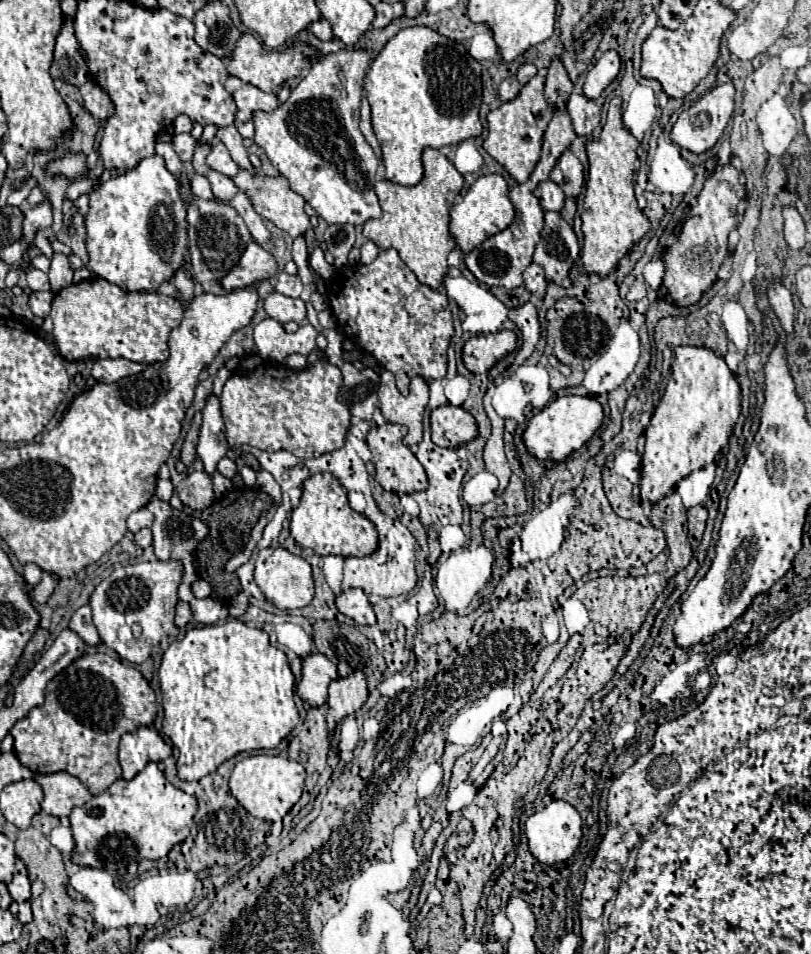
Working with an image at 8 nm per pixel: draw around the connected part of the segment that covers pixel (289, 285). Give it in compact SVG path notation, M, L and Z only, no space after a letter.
M281 272L281 274L277 276L275 290L281 292L281 294L285 294L285 296L299 298L301 292L303 292L303 284L301 284L299 276L291 276L291 274L287 274L287 272Z

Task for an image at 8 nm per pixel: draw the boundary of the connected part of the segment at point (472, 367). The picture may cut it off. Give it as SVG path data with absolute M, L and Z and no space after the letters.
M509 330L473 336L463 346L463 364L469 372L483 374L499 358L513 352L515 344L517 344L517 336L515 336L515 332L509 332Z

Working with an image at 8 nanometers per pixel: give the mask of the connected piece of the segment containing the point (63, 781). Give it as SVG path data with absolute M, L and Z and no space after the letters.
M55 772L55 774L37 774L35 780L41 784L45 798L41 802L41 810L51 816L69 816L69 812L75 806L83 806L87 800L91 800L91 792L77 780L75 776L67 772Z

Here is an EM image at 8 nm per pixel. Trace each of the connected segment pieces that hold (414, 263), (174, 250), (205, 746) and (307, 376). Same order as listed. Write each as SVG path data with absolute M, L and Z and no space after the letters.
M435 148L423 150L423 168L423 178L415 186L401 186L389 180L379 180L375 184L383 214L379 220L367 220L363 224L363 236L383 250L395 248L421 284L437 288L447 272L447 256L455 248L455 242L449 236L449 210L463 188L463 176Z
M161 156L145 158L125 176L111 178L99 190L89 194L89 212L85 216L85 232L87 232L87 254L93 276L103 278L111 284L117 284L125 292L157 292L159 286L167 280L173 280L177 268L187 264L187 220L185 220L185 204L179 196L177 178L165 168Z
M227 620L225 624L213 624L213 626L201 626L201 628L191 628L187 630L183 636L179 636L177 640L173 640L169 644L169 648L165 650L163 654L163 660L161 660L161 668L159 668L159 686L161 686L161 692L163 692L163 708L165 708L165 720L163 720L163 732L165 736L171 738L171 742L179 748L179 758L177 758L177 770L179 770L179 778L181 780L199 780L211 772L217 770L219 764L223 764L225 760L233 758L235 754L239 752L253 752L253 750L271 750L275 748L293 728L295 724L299 722L299 712L295 708L295 678L289 670L289 664L287 664L287 656L277 650L271 642L269 642L269 636L267 632L263 630L257 630L257 628L249 628L245 626L243 622L239 620Z
M317 350L309 354L309 368L301 372L289 370L285 364L263 362L253 372L231 374L220 396L220 400L225 400L225 406L221 406L221 414L227 430L227 442L231 446L247 444L267 452L289 450L299 458L317 458L325 452L341 448L345 442L345 432L349 428L349 408L337 400L341 384L341 370L327 362L327 358L319 358Z

